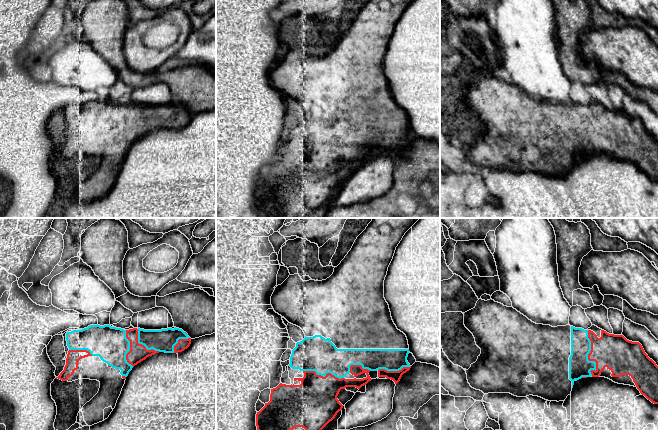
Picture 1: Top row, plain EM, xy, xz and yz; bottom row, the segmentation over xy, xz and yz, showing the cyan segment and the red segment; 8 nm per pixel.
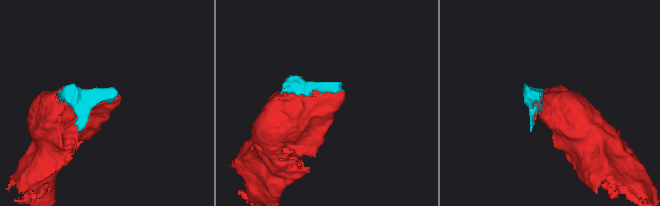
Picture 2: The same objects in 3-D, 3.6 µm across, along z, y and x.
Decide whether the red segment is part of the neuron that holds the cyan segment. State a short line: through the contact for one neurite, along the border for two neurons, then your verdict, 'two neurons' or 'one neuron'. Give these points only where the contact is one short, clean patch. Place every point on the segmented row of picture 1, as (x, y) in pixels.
one neuron

